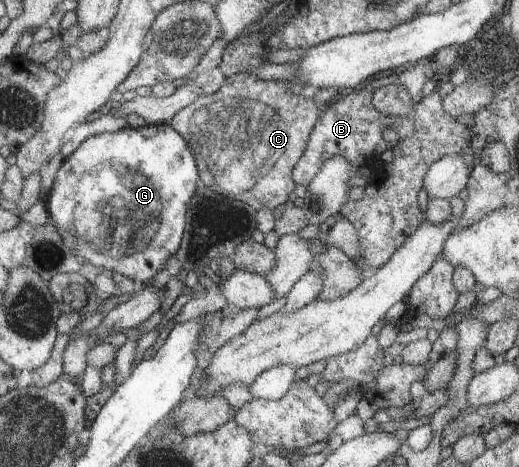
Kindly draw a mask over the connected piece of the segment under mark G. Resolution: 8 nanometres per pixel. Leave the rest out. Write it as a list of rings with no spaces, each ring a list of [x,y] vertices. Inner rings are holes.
[[[146,125],[145,127],[138,127],[136,129],[121,129],[121,131],[115,131],[115,133],[103,133],[89,137],[84,143],[81,143],[74,153],[71,153],[68,157],[63,158],[63,163],[55,175],[55,180],[50,187],[50,194],[46,201],[46,209],[48,210],[53,225],[59,232],[67,230],[77,237],[78,252],[73,253],[83,261],[106,270],[119,272],[134,280],[141,281],[141,283],[150,283],[153,279],[160,277],[163,265],[167,263],[167,260],[176,255],[183,233],[185,233],[185,219],[187,219],[187,207],[189,207],[190,201],[193,195],[197,191],[197,181],[199,181],[199,173],[197,173],[197,165],[195,165],[195,159],[187,141],[180,132],[177,132],[171,125]]]

